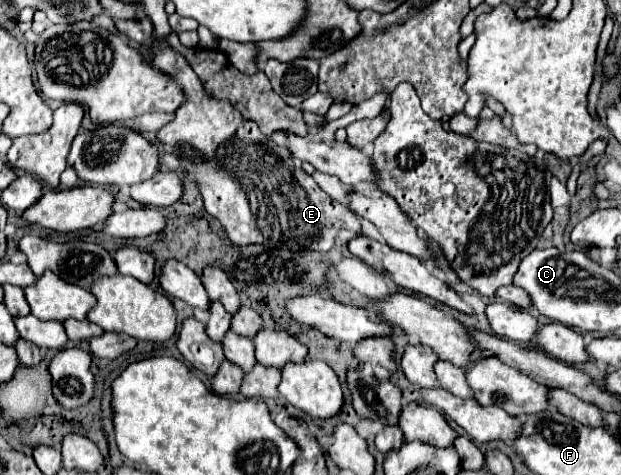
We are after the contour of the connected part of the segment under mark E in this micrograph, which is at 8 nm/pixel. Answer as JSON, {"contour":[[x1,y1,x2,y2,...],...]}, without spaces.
{"contour":[[161,45,153,49,151,63,159,71,181,79,185,91,185,103,157,137,165,149,181,153,181,167,197,181,207,213,223,223,231,243,329,251,341,229,361,233,357,215,321,191,291,153,265,137,257,123,243,119,229,101,213,99,181,53]]}

